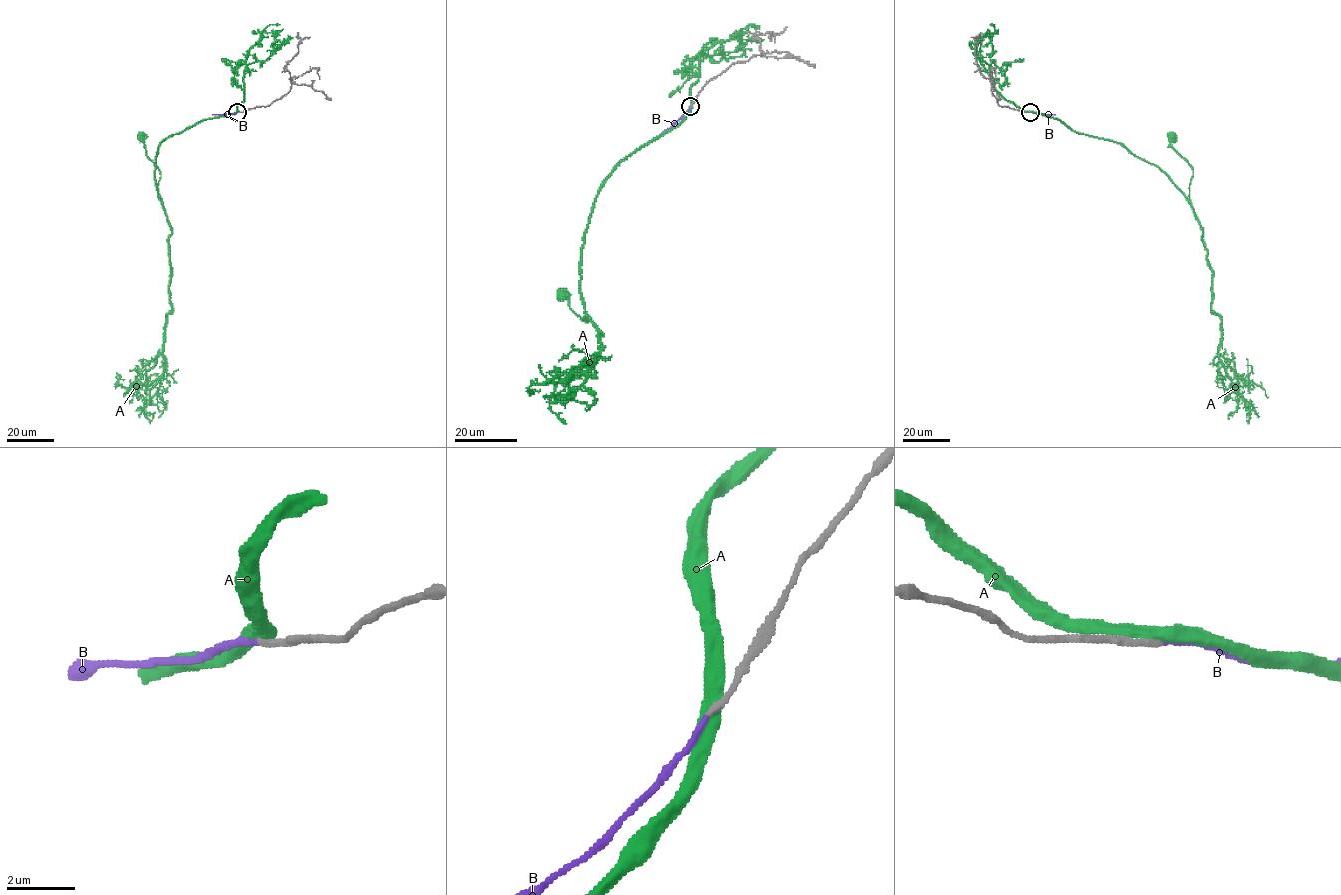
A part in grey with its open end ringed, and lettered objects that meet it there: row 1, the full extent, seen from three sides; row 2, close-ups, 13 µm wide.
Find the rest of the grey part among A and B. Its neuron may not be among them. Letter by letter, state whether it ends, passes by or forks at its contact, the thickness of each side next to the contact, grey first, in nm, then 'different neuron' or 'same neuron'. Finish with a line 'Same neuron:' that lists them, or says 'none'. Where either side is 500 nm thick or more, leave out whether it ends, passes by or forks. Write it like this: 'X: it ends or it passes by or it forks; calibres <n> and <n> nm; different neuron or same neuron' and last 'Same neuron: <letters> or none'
A: it passes by; calibres 190 and 400 nm; different neuron
B: it ends; calibres 170 and 160 nm; same neuron
Same neuron: B

